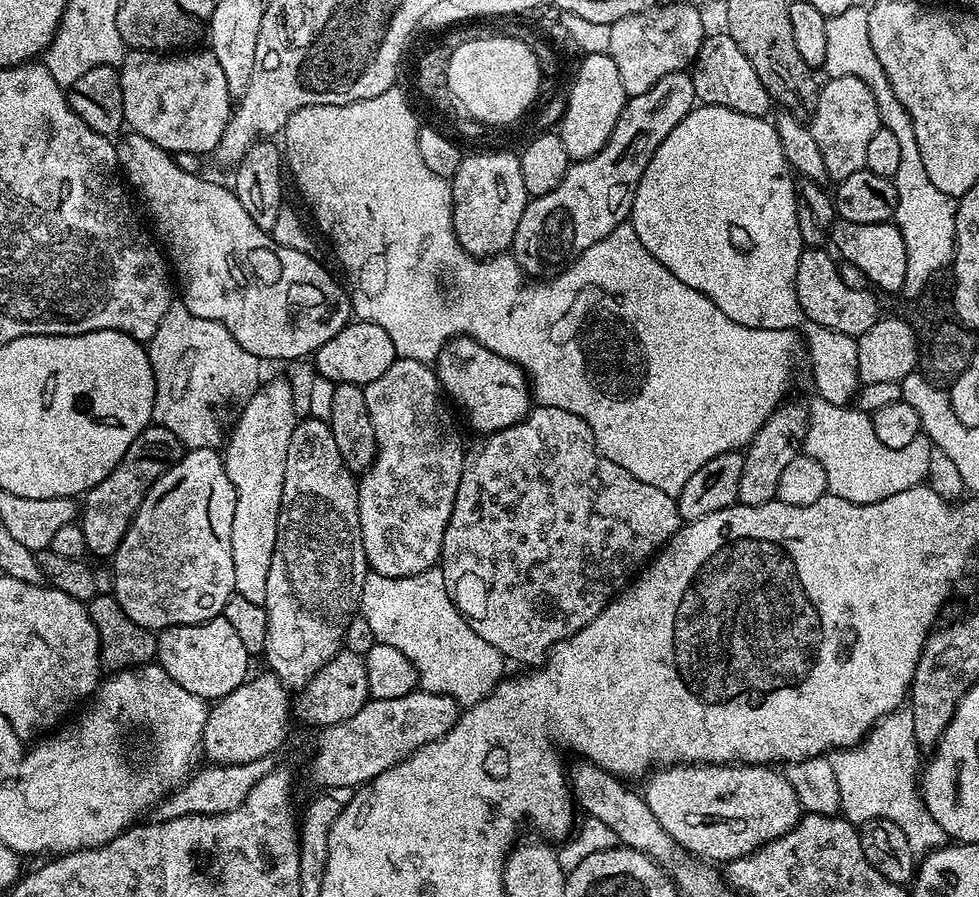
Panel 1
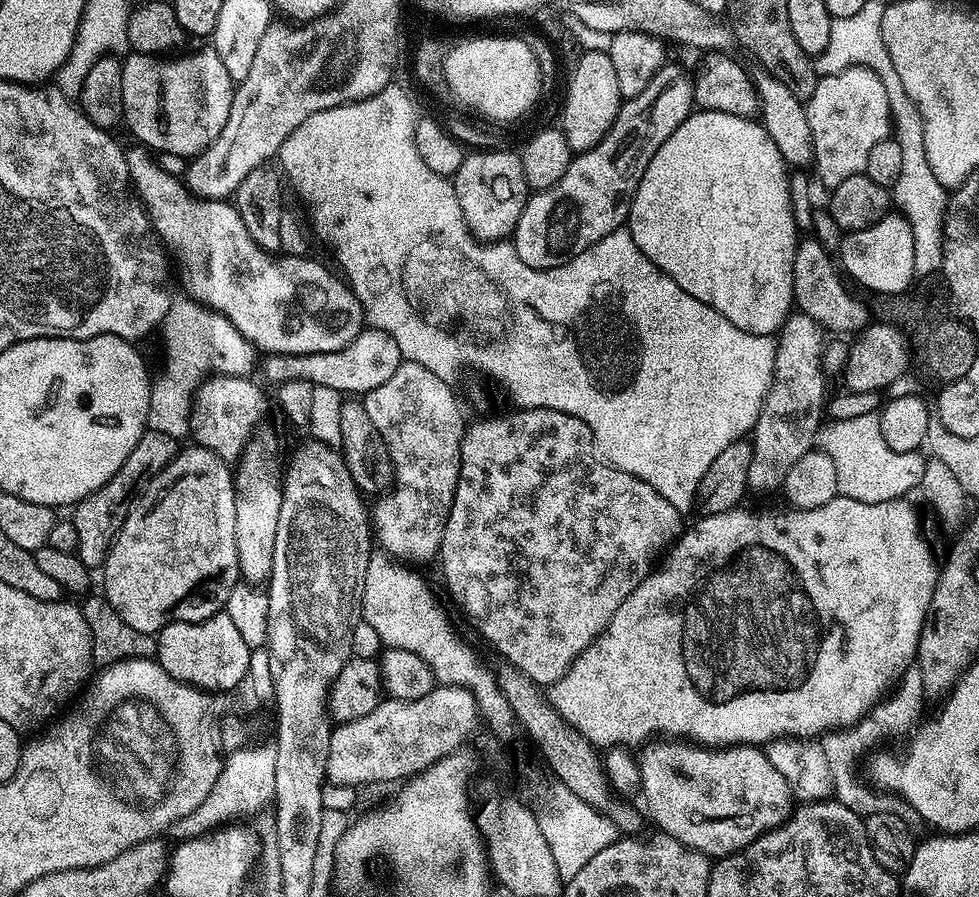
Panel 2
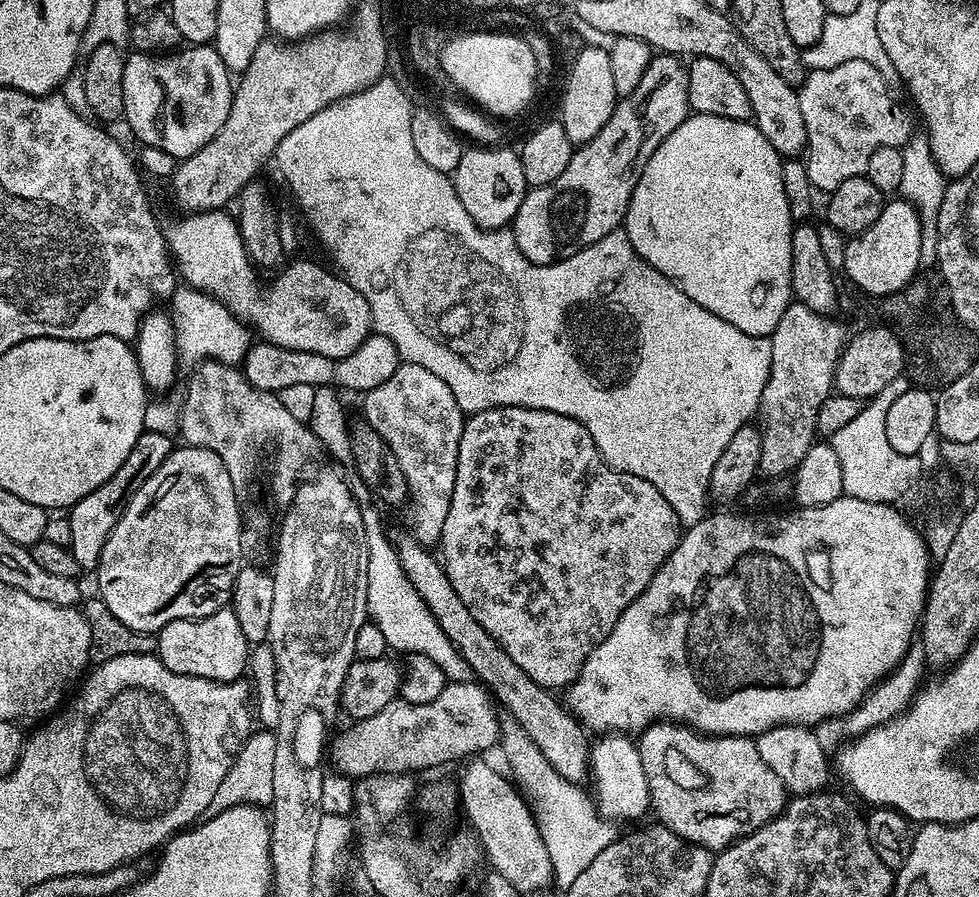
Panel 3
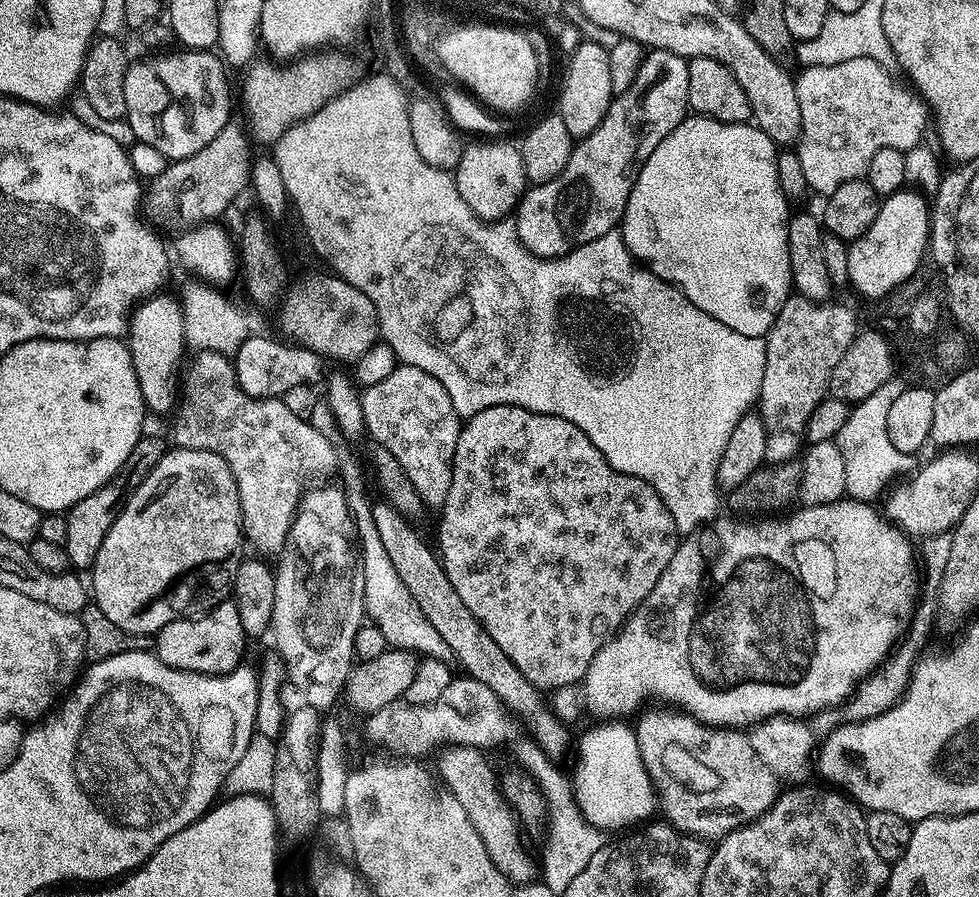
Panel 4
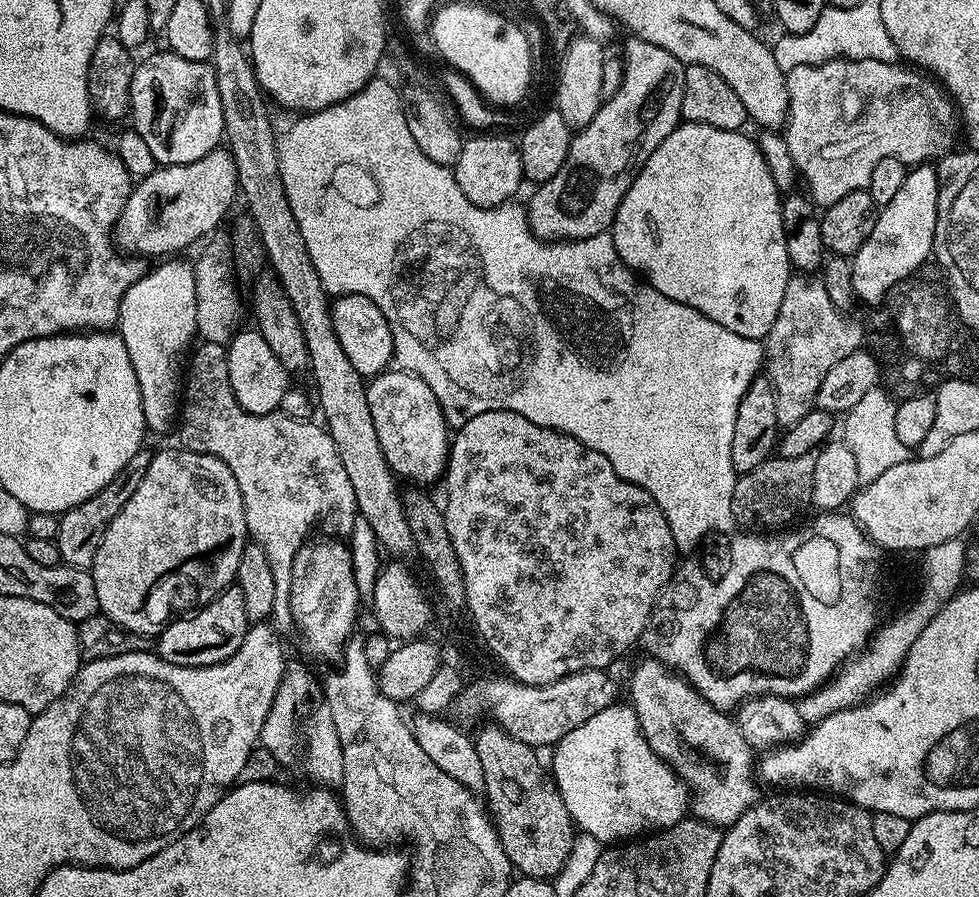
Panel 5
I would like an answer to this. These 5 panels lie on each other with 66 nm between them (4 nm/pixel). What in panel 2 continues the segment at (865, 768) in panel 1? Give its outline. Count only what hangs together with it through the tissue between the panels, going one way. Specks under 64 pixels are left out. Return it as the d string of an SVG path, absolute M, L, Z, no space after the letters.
M913 666L903 673L888 696L876 704L859 723L847 729L833 730L821 737L820 743L826 758L829 759L831 774L834 778L833 795L840 804L865 818L874 813L897 811L898 806L892 799L874 792L860 780L858 766L864 752L872 749L877 742L886 741L888 736L902 736L906 733L909 735L915 729L914 724L924 704L926 704L926 697L923 692L921 672Z

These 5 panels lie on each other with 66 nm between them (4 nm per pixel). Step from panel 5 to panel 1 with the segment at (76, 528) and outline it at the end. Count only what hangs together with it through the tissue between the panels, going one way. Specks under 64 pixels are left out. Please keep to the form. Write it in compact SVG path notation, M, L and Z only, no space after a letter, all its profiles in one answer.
M155 422L143 428L138 438L130 442L130 450L126 450L118 466L114 466L114 470L106 474L102 482L98 482L87 492L83 497L84 504L82 500L82 511L79 513L78 523L83 536L86 537L88 551L93 557L95 555L105 556L105 558L115 556L126 530L132 525L138 506L142 506L154 482L162 478L167 468L178 463L185 451L184 445L178 438L174 438L174 434L170 434L170 430L166 430Z

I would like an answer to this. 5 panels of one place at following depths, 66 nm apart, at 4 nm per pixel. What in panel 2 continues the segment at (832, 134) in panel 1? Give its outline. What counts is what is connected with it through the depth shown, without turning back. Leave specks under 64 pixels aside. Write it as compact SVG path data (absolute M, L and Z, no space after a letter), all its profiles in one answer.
M847 68L838 74L821 76L814 86L814 94L806 101L810 138L814 138L814 169L816 176L828 190L842 186L846 178L854 178L866 170L866 158L870 149L878 142L889 139L892 132L892 115L886 102L886 89L874 70L865 68Z

